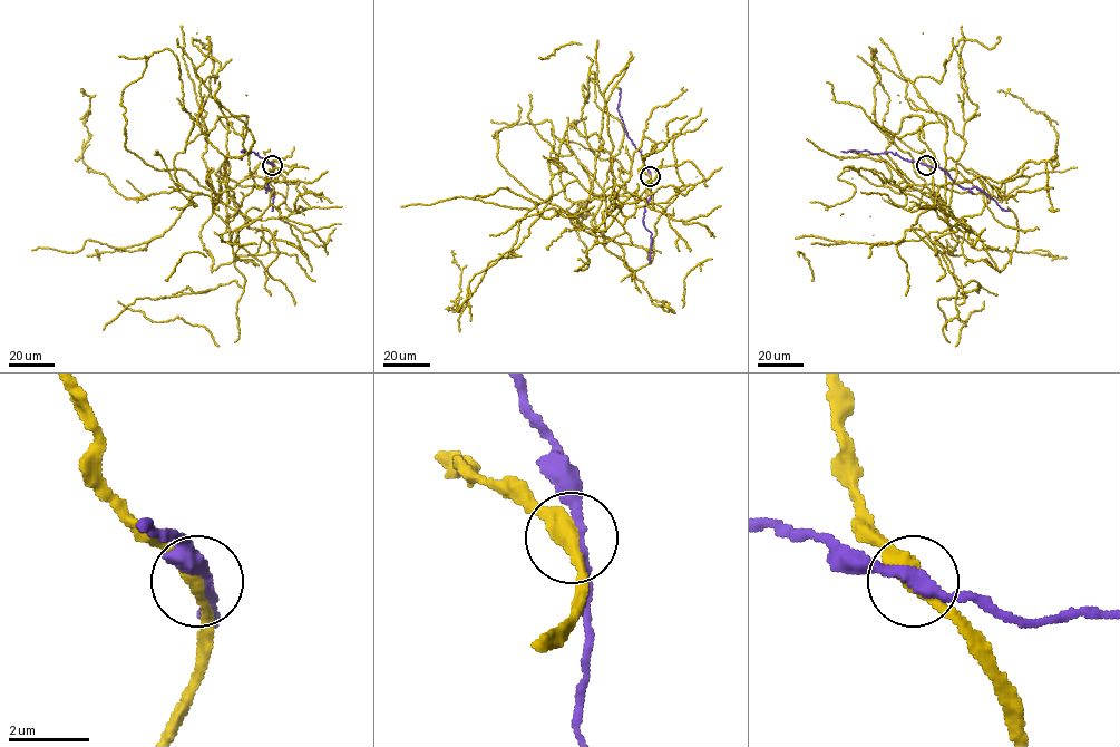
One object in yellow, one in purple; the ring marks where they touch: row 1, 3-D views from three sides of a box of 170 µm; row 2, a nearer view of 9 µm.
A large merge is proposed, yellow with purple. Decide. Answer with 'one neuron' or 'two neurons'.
two neurons

